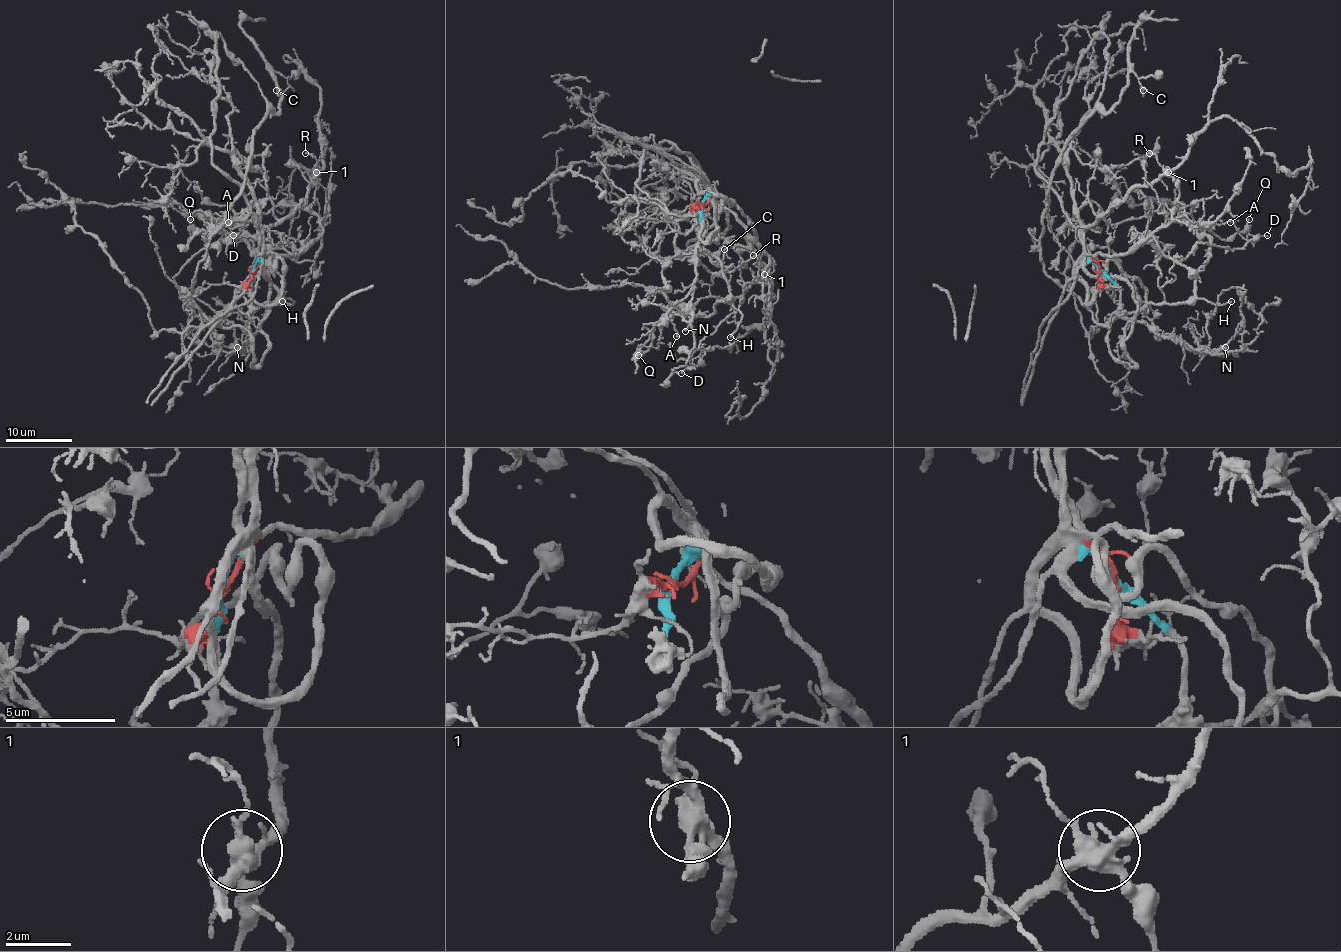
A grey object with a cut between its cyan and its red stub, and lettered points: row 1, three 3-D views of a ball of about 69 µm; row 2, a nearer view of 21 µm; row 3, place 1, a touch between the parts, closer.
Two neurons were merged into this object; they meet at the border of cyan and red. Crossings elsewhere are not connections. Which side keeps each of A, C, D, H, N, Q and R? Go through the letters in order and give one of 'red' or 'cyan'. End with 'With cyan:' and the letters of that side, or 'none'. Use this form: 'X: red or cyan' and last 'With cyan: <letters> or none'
A: red
C: cyan
D: red
H: red
N: cyan
Q: red
R: red
With cyan: C, N

